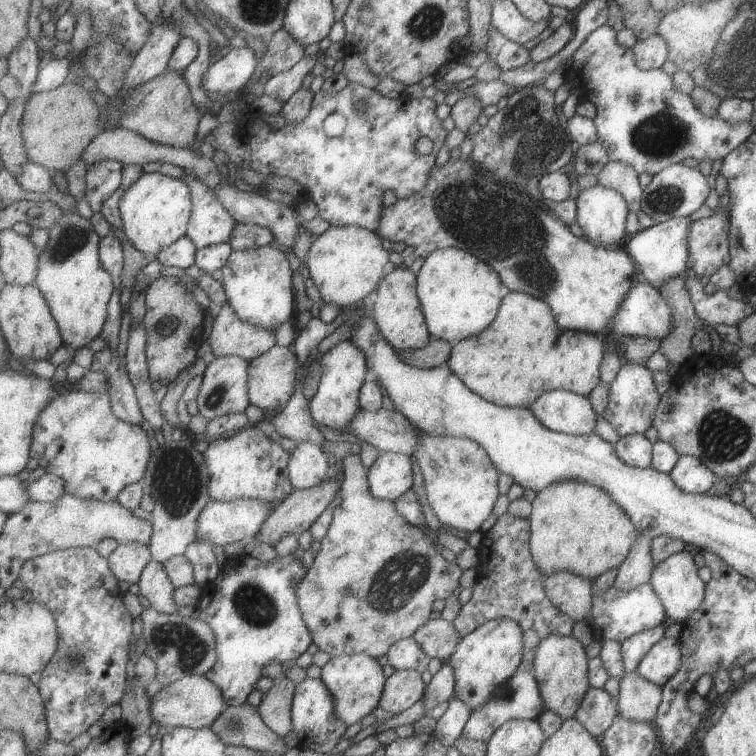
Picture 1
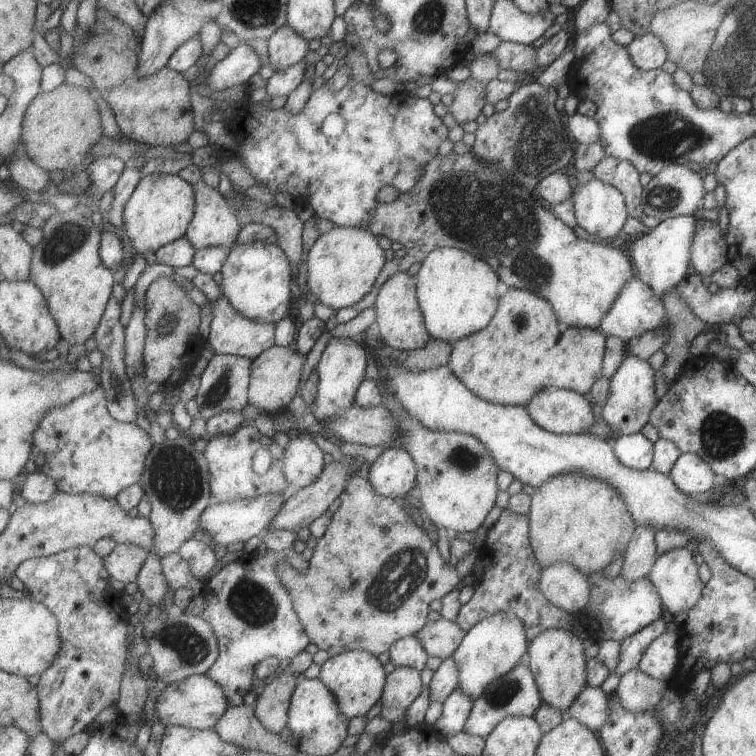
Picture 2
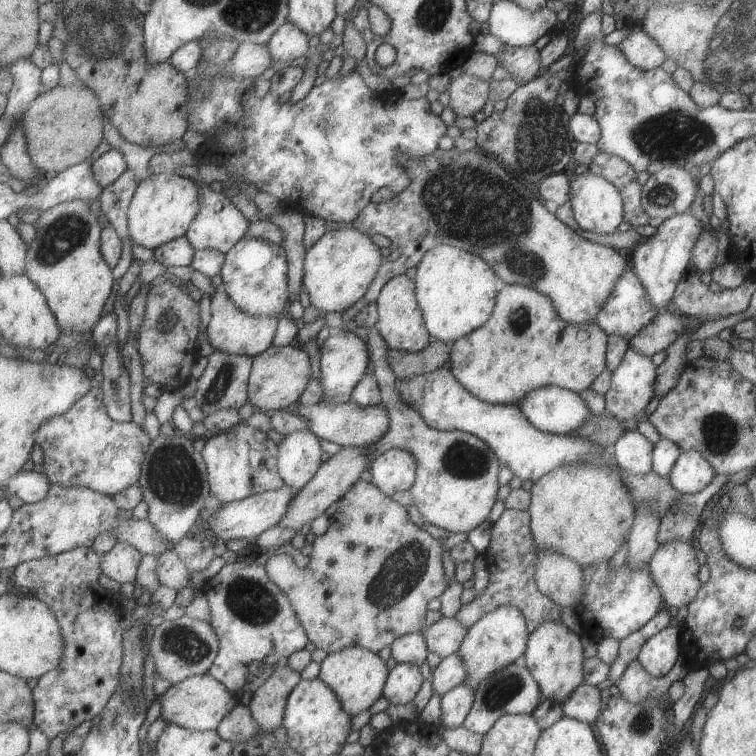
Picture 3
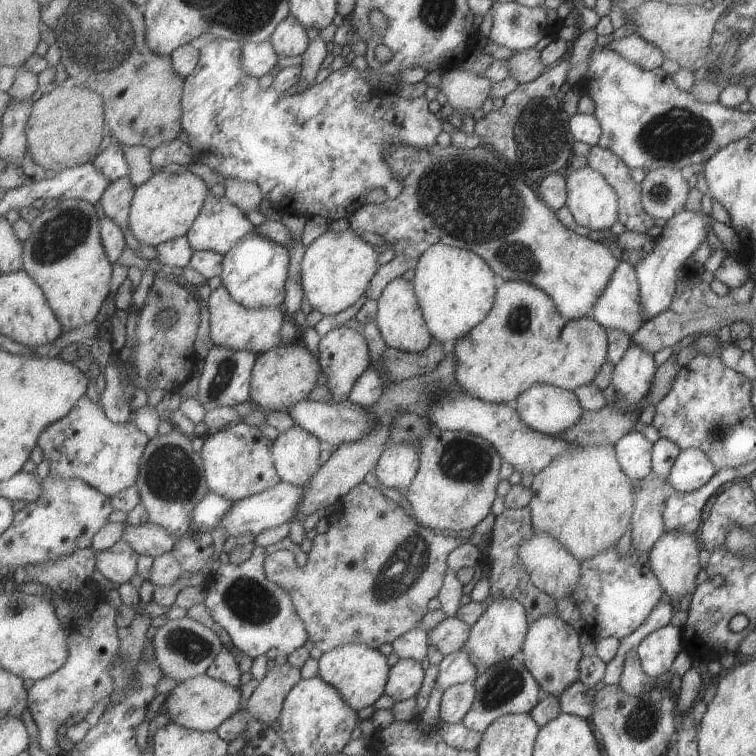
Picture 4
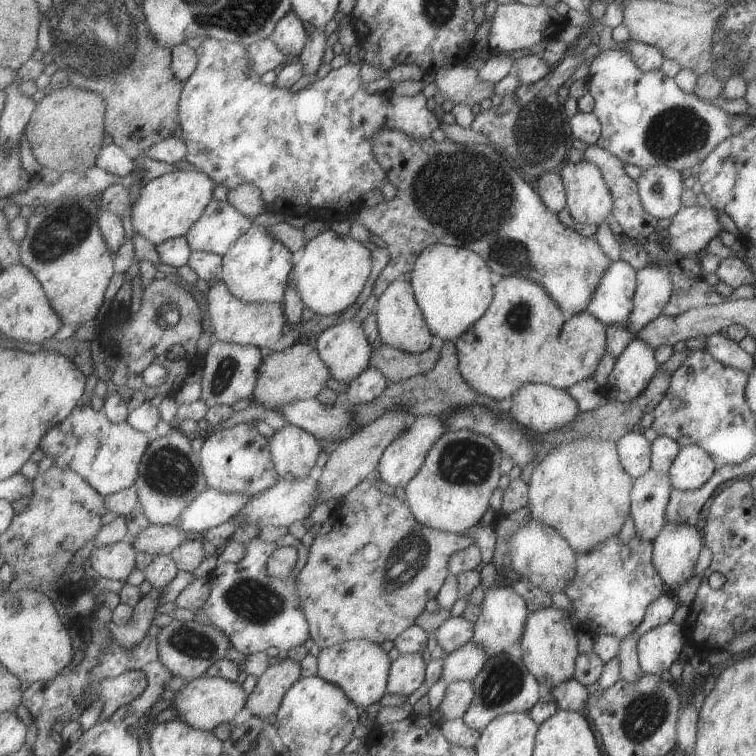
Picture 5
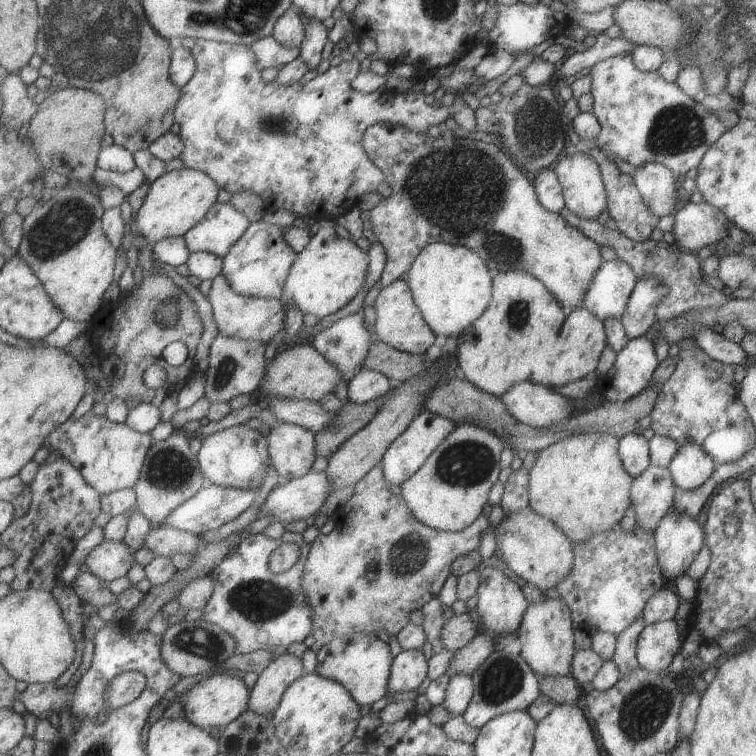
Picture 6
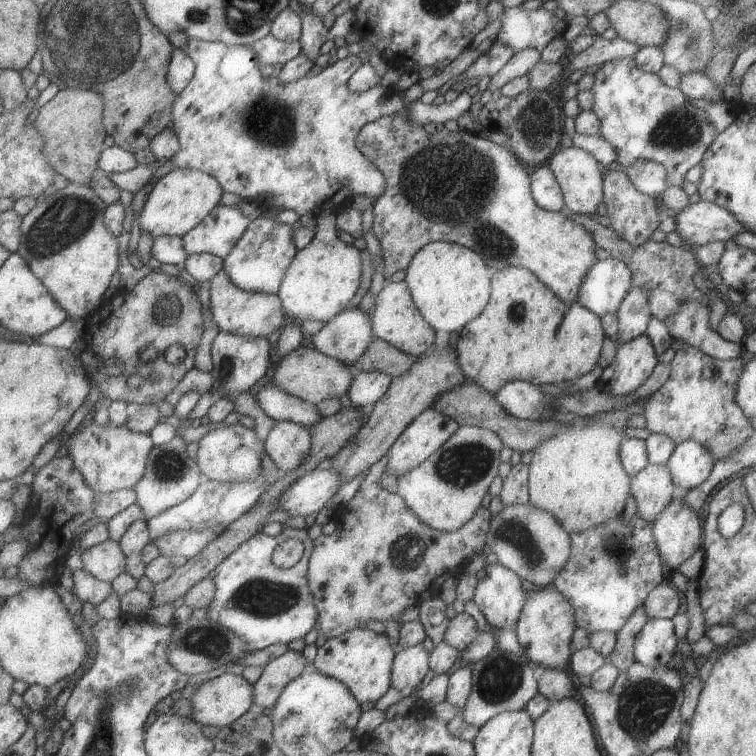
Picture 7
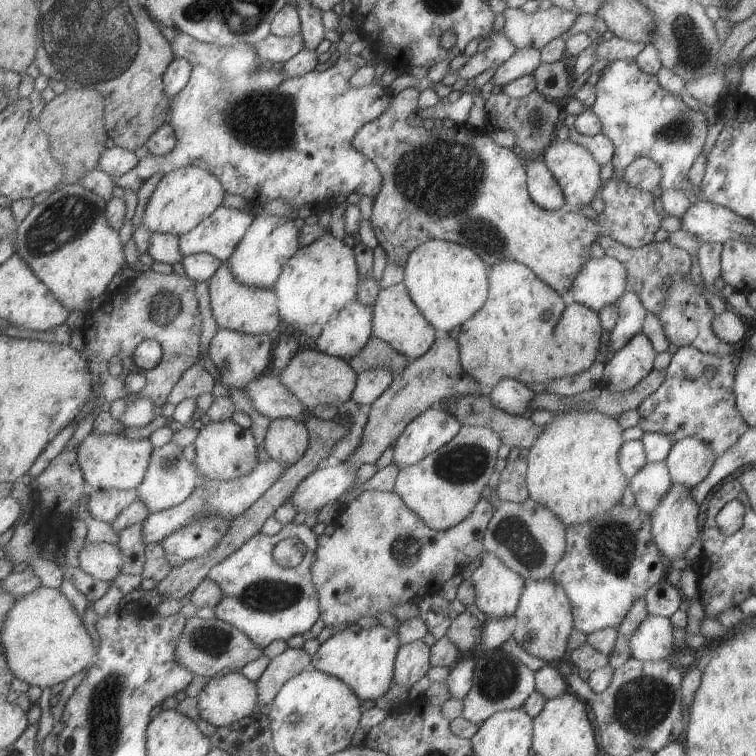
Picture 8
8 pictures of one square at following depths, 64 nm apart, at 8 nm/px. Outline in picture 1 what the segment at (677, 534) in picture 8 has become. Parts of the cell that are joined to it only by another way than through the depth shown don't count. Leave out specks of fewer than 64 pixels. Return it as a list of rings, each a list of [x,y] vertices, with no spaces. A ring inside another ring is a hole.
[[[684,551],[676,552],[669,558],[665,558],[663,562],[659,562],[651,571],[648,583],[653,587],[657,598],[661,601],[665,614],[682,626],[687,622],[689,615],[699,608],[704,597],[704,583],[697,575],[693,557]]]

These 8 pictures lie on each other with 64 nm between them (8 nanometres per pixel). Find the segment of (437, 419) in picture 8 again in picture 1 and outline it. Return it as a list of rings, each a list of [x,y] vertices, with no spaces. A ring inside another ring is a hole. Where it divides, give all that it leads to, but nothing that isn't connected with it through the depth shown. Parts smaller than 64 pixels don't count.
[[[382,452],[369,468],[369,488],[373,498],[395,501],[411,489],[410,456],[394,452]]]

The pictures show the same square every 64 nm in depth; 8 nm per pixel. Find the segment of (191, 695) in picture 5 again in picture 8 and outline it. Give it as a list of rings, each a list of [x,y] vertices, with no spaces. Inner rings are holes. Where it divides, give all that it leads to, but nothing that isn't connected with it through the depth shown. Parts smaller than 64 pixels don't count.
[[[241,671],[213,677],[196,697],[201,718],[217,728],[251,716],[260,705],[258,681],[245,678]]]

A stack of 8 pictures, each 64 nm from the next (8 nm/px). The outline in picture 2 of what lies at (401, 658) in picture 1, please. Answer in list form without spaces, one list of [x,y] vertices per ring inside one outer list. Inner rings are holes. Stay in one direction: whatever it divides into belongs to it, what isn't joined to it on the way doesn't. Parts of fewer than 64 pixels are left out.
[[[415,635],[396,640],[388,648],[388,656],[395,667],[411,666],[415,670],[422,670],[428,657],[426,650],[423,650],[422,642],[419,642]]]

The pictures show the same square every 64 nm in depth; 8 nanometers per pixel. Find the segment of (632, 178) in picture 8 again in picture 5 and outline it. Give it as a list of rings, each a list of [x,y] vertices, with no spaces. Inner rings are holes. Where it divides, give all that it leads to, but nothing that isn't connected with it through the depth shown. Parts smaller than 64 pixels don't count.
[[[654,166],[642,170],[636,180],[639,200],[653,218],[672,218],[682,207],[683,180],[677,170]]]

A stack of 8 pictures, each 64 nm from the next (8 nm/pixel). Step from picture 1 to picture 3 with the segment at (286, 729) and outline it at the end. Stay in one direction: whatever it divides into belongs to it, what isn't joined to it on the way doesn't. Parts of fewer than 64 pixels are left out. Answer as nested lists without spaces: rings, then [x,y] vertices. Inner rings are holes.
[[[289,665],[275,669],[275,674],[256,690],[249,704],[255,720],[268,731],[284,726],[291,692],[304,679],[302,672],[296,672]]]

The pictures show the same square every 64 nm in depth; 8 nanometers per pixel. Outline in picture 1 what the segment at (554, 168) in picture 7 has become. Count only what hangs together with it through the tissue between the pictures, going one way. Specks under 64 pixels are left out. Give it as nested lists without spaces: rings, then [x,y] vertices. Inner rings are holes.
[[[596,184],[578,192],[576,202],[576,222],[582,230],[583,237],[597,246],[619,248],[629,237],[625,231],[625,216],[628,208],[619,192]]]

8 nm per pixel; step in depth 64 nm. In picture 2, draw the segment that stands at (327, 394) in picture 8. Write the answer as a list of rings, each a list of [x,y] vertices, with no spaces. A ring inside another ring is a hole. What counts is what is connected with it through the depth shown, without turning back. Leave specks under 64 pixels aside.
[[[272,346],[257,357],[253,362],[250,382],[250,404],[259,408],[265,414],[277,412],[295,400],[300,392],[299,380],[303,378],[307,356],[301,354],[295,347]]]

